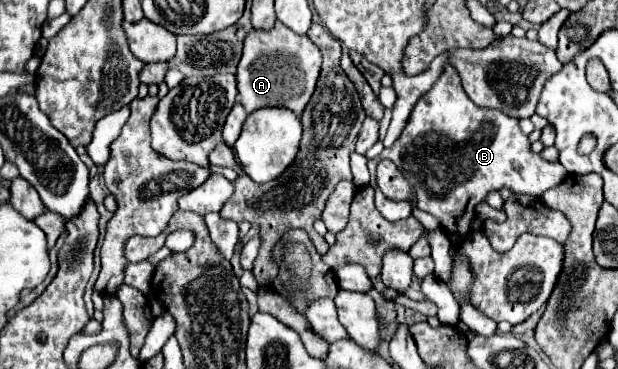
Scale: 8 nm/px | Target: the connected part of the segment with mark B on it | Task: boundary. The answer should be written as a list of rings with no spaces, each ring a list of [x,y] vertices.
[[[444,68],[436,84],[414,104],[400,138],[390,148],[384,148],[380,158],[388,158],[400,168],[400,172],[414,190],[416,206],[420,210],[436,216],[444,232],[448,232],[450,236],[464,238],[470,232],[470,222],[474,220],[476,204],[484,202],[490,192],[508,188],[514,194],[528,194],[540,198],[542,192],[564,182],[568,170],[560,162],[548,162],[540,154],[534,154],[530,150],[530,140],[520,132],[516,118],[506,116],[498,110],[480,108],[466,96],[464,88],[454,88],[462,88],[460,76],[456,68]]]

